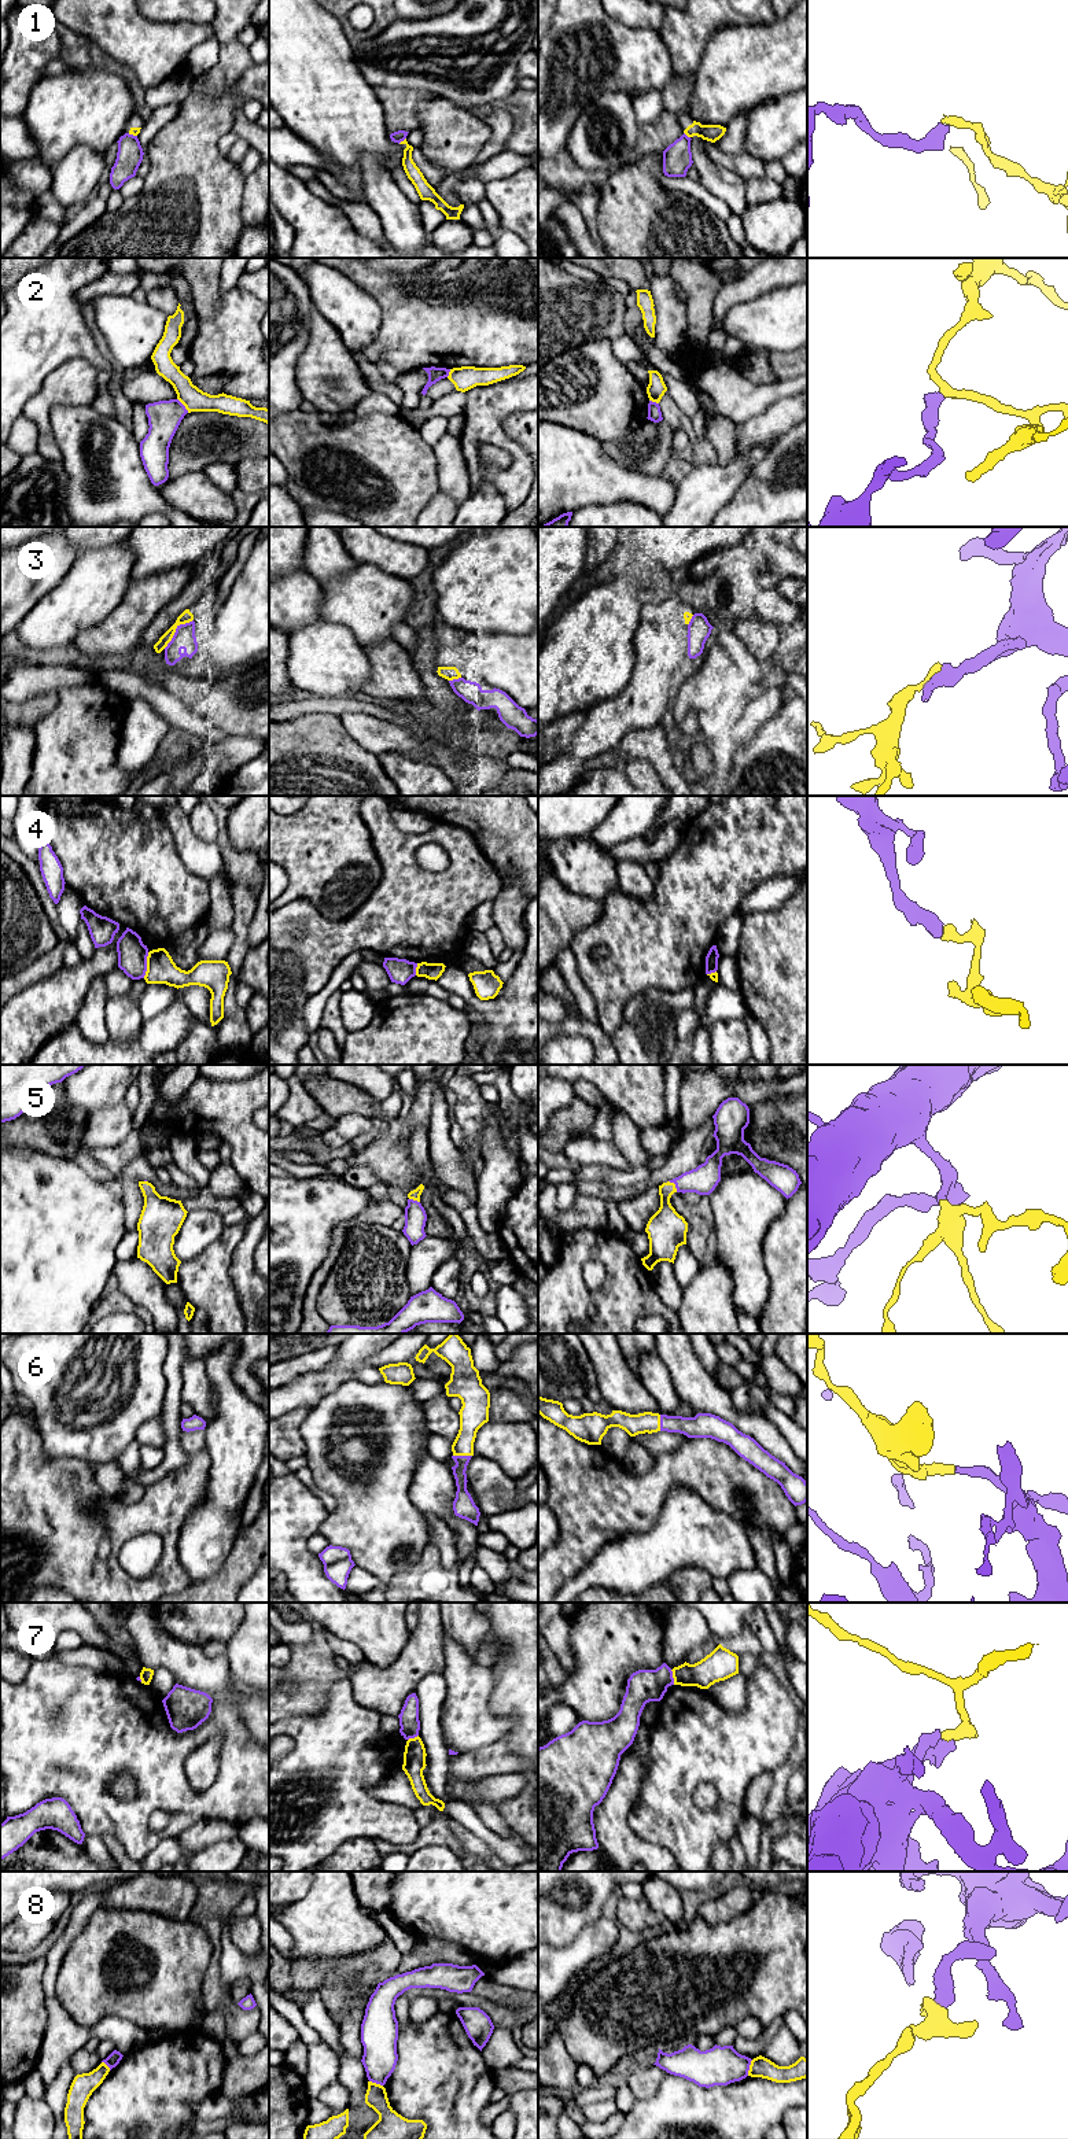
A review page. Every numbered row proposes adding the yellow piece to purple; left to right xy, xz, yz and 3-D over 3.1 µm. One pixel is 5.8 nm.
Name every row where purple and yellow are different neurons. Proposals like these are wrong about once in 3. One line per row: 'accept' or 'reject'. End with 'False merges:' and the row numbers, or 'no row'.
1: reject
2: reject
3: reject
4: reject
5: accept
6: accept
7: reject
8: reject
False merges: 1, 2, 3, 4, 7, 8

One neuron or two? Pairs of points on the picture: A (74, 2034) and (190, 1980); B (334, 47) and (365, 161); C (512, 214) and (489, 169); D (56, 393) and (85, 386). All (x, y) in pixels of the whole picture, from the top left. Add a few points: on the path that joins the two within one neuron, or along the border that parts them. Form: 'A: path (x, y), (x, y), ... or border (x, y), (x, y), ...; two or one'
A: border (81, 2024), (120, 2016), (143, 2028); two
B: border (367, 152), (360, 158), (361, 184), (364, 187); two
C: border (523, 168), (504, 177), (492, 179), (485, 184); two
D: path (63, 387), (78, 386); one

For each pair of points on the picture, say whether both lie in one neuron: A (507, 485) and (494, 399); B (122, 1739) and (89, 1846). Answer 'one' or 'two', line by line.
A: one
B: two

